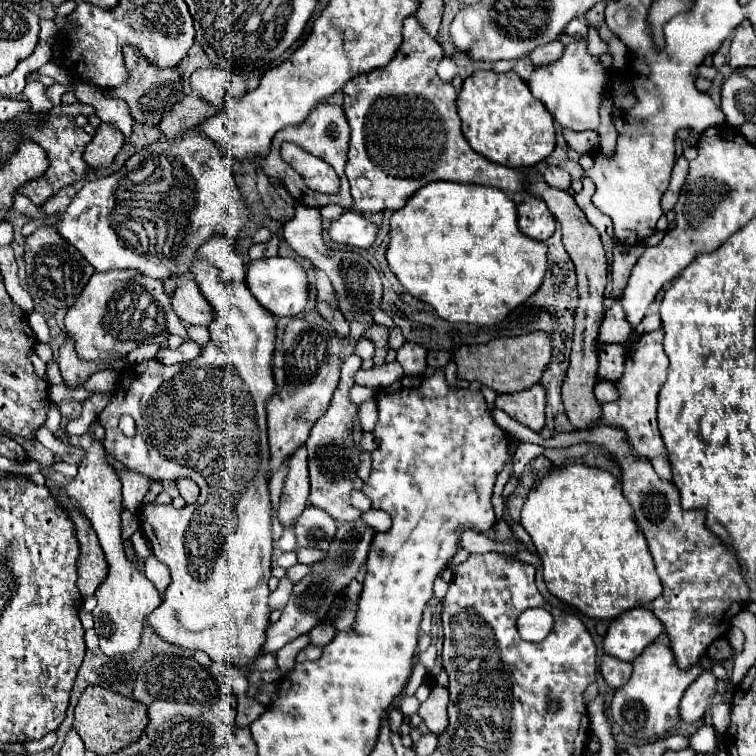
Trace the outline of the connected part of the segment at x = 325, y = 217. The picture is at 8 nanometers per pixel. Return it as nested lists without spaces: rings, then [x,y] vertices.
[[[324,205],[324,207],[320,209],[320,215],[322,215],[322,221],[324,221],[324,223],[330,223],[330,221],[334,221],[336,217],[340,217],[344,211],[346,211],[346,209],[340,207],[340,205]]]

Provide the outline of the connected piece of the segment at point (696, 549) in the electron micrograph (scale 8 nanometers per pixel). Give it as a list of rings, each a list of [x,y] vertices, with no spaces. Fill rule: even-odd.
[[[496,407],[493,418],[500,428],[521,442],[539,444],[545,448],[565,448],[581,442],[596,443],[610,453],[620,467],[624,497],[632,505],[636,523],[646,535],[656,571],[664,585],[662,595],[652,601],[652,611],[668,633],[676,665],[680,669],[698,665],[706,647],[714,639],[724,637],[732,627],[730,619],[748,605],[748,585],[744,583],[738,559],[716,539],[714,533],[708,531],[704,523],[706,515],[702,511],[684,511],[680,507],[680,497],[674,483],[660,479],[652,463],[632,451],[628,435],[620,427],[598,425],[588,431],[574,431],[543,439],[540,433],[519,424]]]

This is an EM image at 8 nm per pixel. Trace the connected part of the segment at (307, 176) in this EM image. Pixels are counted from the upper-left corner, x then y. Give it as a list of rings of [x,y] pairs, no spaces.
[[[292,143],[282,145],[282,157],[304,177],[306,185],[312,191],[314,191],[314,177],[318,177],[318,169],[328,169],[328,165],[324,165],[322,159],[310,155],[302,147],[294,147]]]

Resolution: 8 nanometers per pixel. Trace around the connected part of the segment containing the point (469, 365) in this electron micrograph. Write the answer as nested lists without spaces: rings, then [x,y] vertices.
[[[528,333],[522,337],[496,339],[486,345],[462,345],[452,353],[452,361],[456,363],[458,379],[478,381],[496,393],[516,393],[536,385],[550,363],[552,347],[550,337],[544,333]]]

